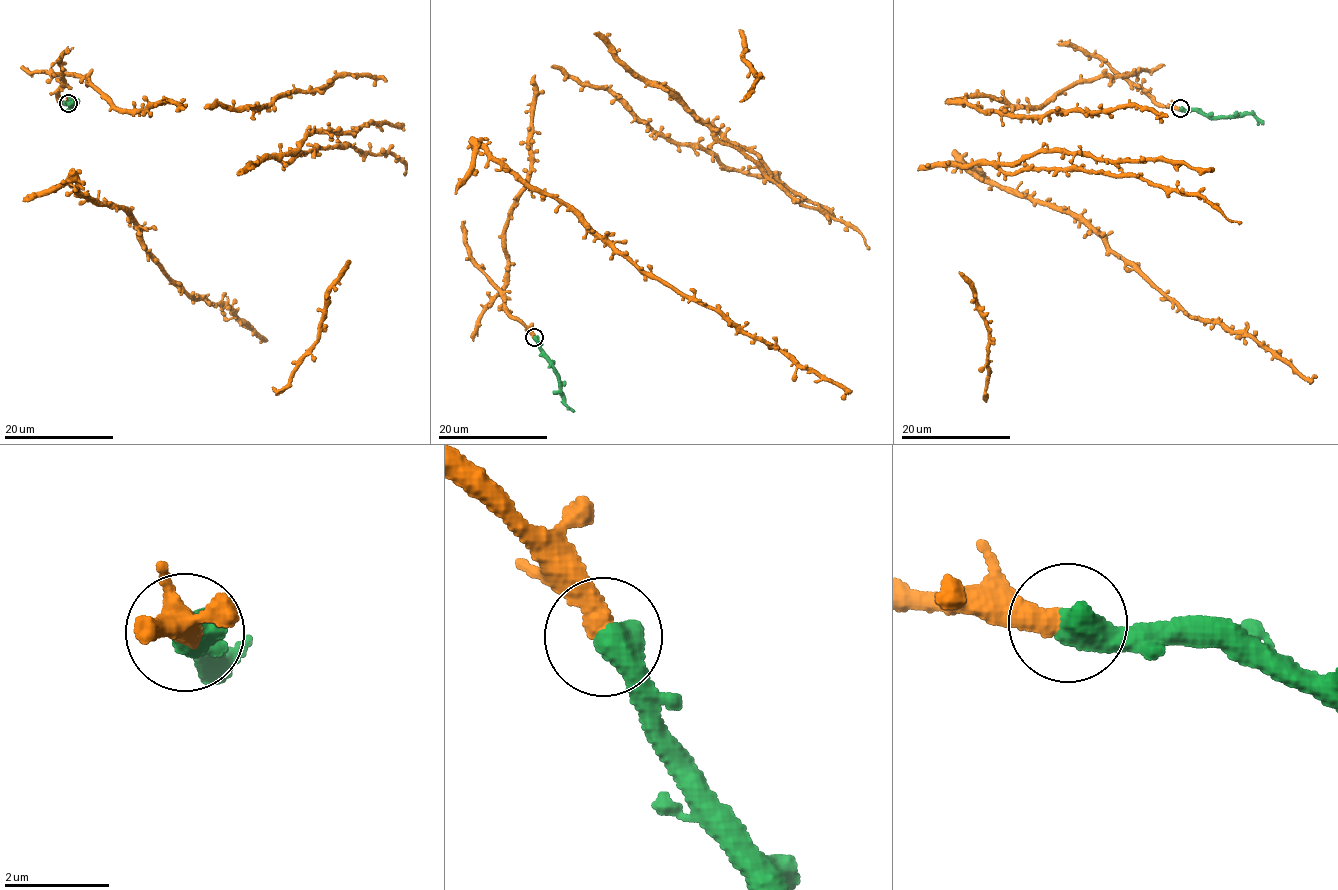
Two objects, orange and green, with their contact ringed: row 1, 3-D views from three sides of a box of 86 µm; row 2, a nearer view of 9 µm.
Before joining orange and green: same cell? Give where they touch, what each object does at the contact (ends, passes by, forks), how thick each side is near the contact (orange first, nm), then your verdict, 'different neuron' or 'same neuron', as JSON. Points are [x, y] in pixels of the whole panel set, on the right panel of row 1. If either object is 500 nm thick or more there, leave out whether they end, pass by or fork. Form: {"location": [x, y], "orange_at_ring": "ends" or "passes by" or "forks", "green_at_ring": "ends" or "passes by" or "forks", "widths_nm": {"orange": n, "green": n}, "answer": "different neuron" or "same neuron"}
{"location": [1180, 108], "widths_nm": {"orange": 400, "green": 650}, "answer": "same neuron"}

